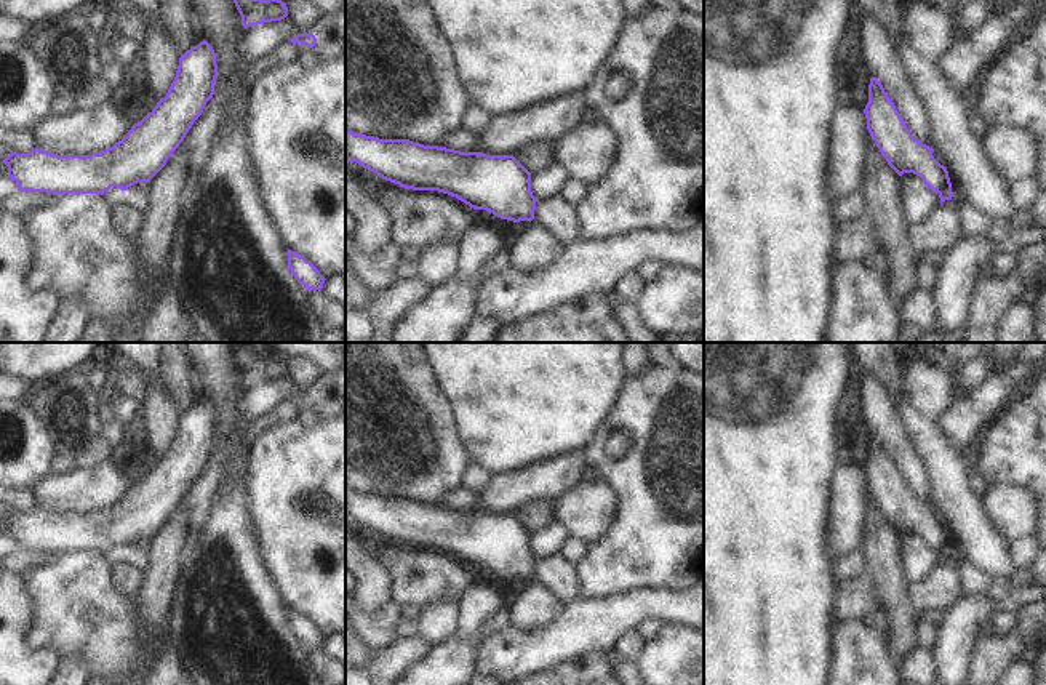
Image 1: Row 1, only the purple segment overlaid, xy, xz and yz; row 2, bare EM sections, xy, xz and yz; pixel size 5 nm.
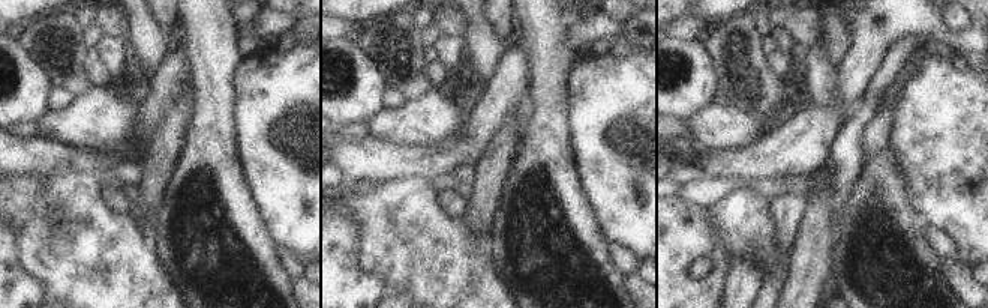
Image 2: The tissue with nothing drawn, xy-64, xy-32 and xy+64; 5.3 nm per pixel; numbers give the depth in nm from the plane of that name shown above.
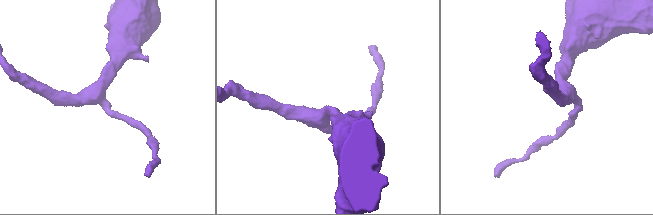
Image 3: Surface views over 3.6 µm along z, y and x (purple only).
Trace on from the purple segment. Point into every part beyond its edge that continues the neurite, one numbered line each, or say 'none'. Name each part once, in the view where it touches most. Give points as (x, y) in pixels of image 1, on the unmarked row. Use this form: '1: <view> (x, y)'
none.

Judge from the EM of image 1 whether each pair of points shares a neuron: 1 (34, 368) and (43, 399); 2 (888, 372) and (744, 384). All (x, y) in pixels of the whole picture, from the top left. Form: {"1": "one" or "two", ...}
{"1": "two", "2": "two"}

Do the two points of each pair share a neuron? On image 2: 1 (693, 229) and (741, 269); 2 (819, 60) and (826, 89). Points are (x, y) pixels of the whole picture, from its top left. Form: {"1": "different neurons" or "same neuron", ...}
{"1": "different neurons", "2": "same neuron"}

